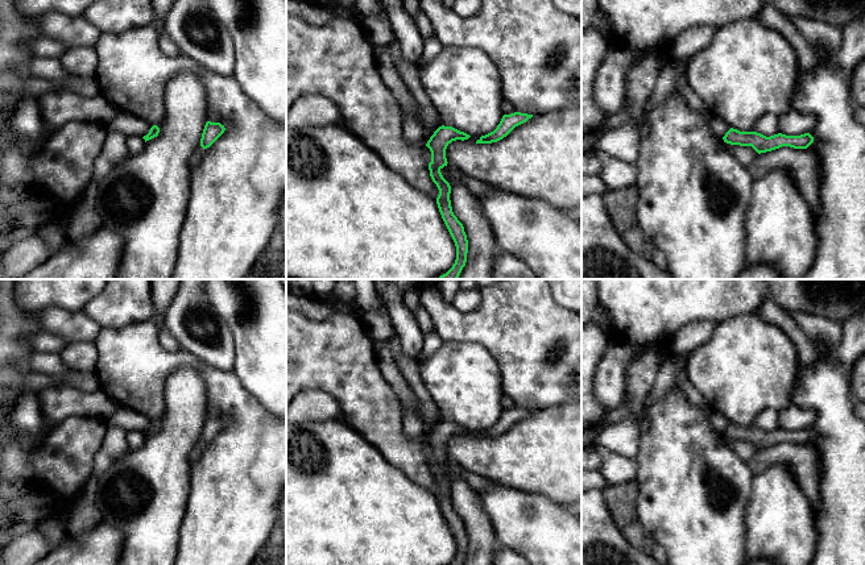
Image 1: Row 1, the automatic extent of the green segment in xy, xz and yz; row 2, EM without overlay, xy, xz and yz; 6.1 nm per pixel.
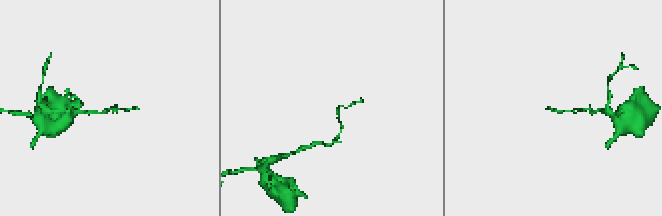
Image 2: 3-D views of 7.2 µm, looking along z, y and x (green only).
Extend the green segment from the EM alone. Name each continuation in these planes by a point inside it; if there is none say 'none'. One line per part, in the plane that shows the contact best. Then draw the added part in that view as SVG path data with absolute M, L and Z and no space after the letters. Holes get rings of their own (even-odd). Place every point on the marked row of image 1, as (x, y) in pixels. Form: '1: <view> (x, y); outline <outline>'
none

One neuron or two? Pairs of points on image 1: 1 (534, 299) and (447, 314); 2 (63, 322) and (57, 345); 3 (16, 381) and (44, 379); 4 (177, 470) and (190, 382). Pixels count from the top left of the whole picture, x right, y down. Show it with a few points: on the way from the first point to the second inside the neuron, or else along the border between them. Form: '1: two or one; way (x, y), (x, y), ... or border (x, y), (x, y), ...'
1: one; way (513, 320), (468, 320)
2: two; border (42, 329), (59, 335), (69, 343)
3: one; way (23, 381), (37, 381)
4: one; way (177, 448), (177, 433), (185, 415), (185, 404)

